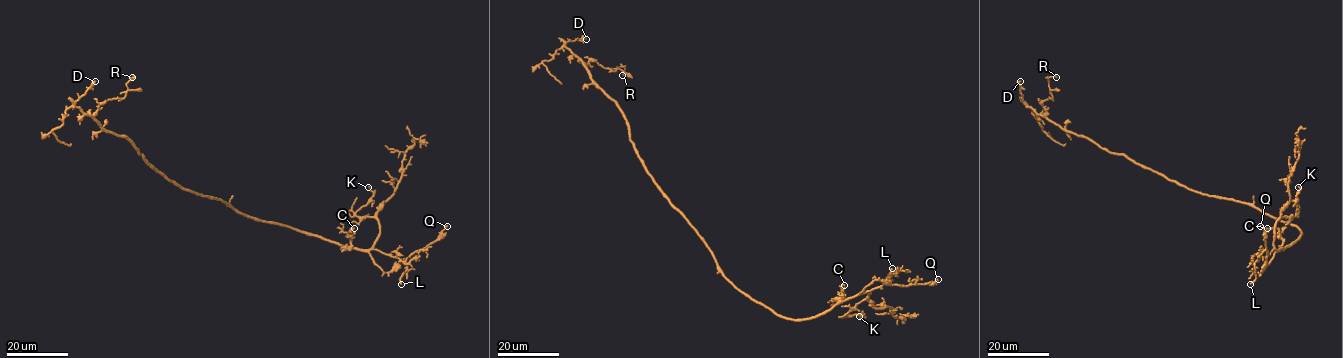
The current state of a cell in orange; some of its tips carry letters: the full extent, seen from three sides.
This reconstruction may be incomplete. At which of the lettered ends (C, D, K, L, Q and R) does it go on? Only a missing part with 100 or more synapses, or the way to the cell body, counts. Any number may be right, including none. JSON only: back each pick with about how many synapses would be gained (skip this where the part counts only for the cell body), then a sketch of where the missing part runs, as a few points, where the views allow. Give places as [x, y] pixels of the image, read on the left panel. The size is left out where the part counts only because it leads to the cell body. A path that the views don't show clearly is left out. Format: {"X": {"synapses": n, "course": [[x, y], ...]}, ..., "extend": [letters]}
{"L": {"course": [[401, 284], [406, 291], [410, 291], [429, 281]]}, "extend": ["L"]}

